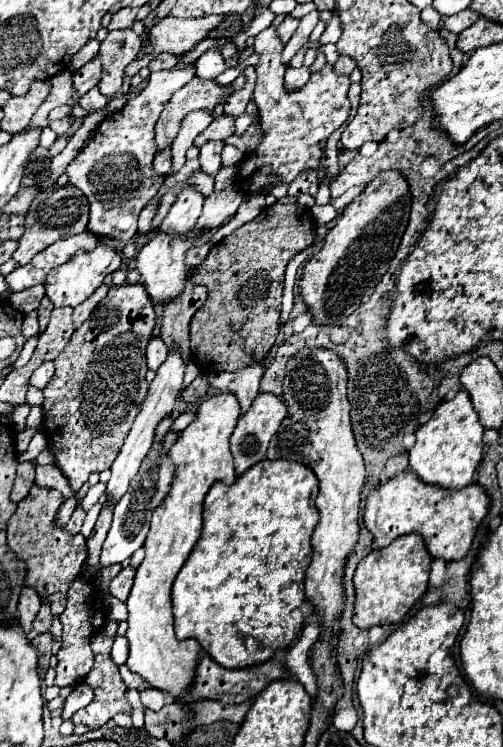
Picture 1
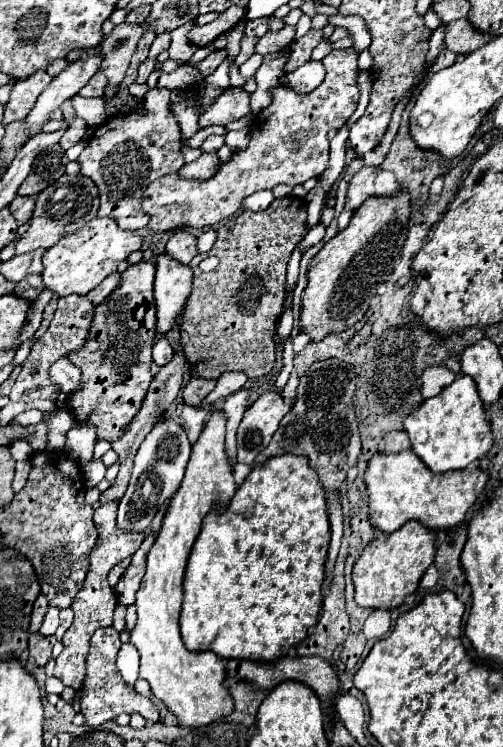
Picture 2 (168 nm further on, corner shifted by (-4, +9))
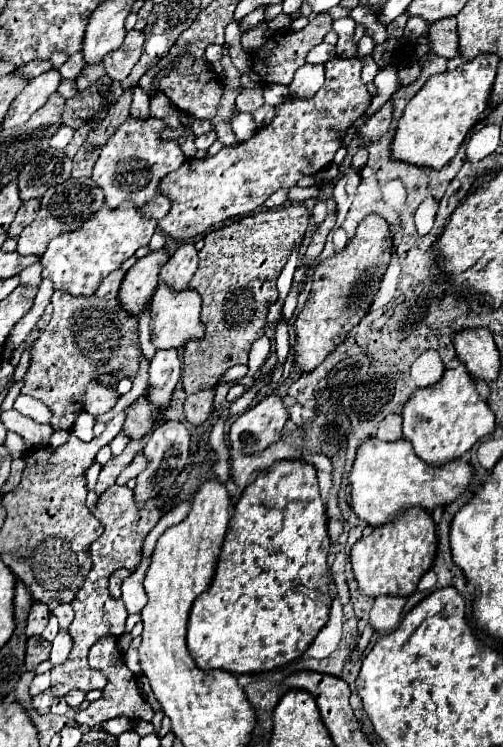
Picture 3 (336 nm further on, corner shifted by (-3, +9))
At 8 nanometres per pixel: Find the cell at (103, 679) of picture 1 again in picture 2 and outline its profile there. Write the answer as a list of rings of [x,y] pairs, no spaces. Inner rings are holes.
[[[100,628],[90,640],[90,652],[86,660],[86,680],[84,680],[84,694],[82,694],[82,714],[84,722],[92,728],[114,720],[120,714],[140,714],[150,722],[158,722],[158,708],[150,702],[150,698],[134,692],[134,688],[128,688],[128,684],[122,680],[120,672],[116,670],[116,656],[120,650],[120,634],[110,628]]]

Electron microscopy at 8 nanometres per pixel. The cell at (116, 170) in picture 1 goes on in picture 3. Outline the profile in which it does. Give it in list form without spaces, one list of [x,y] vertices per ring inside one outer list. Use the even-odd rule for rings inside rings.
[[[127,118],[103,144],[99,158],[95,160],[91,180],[103,188],[105,192],[105,204],[115,208],[123,200],[135,202],[135,208],[145,216],[153,220],[161,220],[171,204],[169,198],[161,196],[157,192],[157,184],[163,176],[177,170],[185,162],[185,154],[177,140],[163,140],[161,132],[167,128],[167,124],[161,118]]]

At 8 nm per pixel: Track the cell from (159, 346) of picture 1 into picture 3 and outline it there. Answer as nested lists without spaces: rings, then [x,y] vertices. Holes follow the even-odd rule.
[[[175,348],[157,350],[149,368],[149,400],[165,410],[171,404],[171,392],[181,378],[181,360]]]

